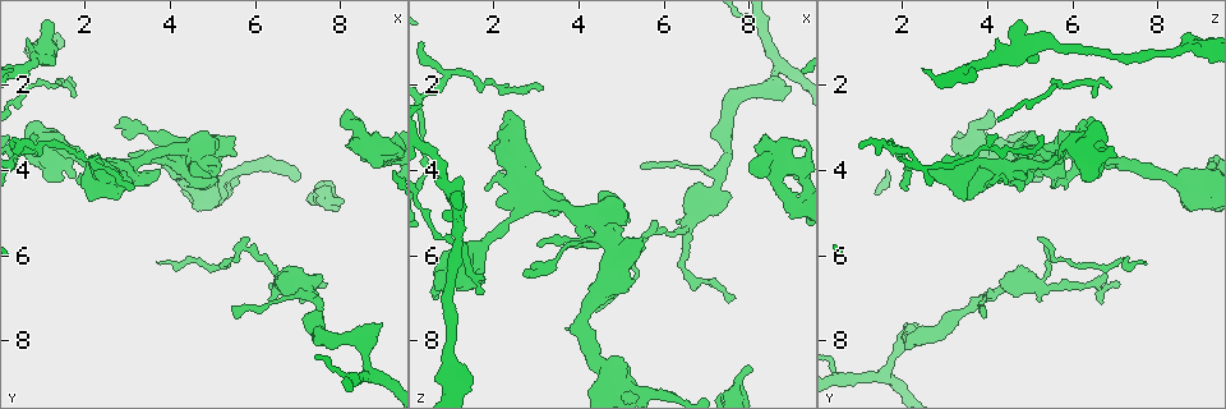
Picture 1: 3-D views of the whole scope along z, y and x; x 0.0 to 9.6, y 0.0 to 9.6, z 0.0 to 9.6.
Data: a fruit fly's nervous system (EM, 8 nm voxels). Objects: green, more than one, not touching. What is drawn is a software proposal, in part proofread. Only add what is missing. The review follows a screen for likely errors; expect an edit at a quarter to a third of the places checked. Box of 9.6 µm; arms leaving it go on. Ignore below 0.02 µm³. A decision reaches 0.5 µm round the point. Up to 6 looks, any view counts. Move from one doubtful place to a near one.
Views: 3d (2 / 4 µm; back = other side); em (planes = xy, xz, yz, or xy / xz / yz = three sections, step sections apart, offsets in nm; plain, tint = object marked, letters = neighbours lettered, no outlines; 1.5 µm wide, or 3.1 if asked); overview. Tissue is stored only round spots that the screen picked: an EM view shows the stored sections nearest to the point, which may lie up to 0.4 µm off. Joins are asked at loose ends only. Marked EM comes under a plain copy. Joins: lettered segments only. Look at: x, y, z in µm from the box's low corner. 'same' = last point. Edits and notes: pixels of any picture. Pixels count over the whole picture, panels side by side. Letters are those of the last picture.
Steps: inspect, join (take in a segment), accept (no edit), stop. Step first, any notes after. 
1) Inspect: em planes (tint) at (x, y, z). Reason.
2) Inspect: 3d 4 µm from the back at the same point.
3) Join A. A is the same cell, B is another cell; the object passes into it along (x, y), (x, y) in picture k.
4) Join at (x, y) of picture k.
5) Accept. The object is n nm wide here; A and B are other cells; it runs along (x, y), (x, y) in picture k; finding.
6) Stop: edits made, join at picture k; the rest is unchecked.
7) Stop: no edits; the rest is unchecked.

Inspect: 3d 2 µm at (2.95, 4.55, 2.05). Thin end.

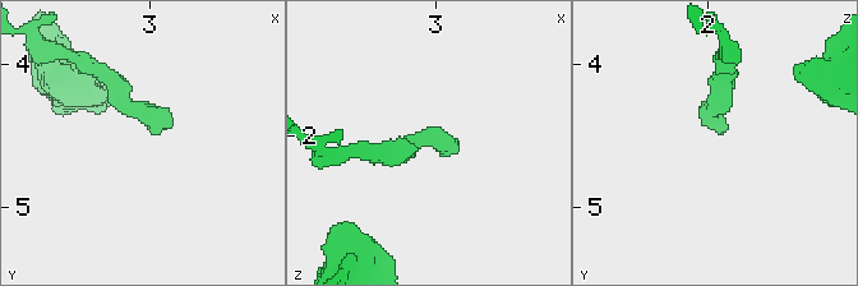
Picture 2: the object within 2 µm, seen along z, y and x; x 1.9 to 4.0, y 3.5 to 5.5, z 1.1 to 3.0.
Inspect: em xz step 4 (tint) at (2.98, 4.48, 2.10).

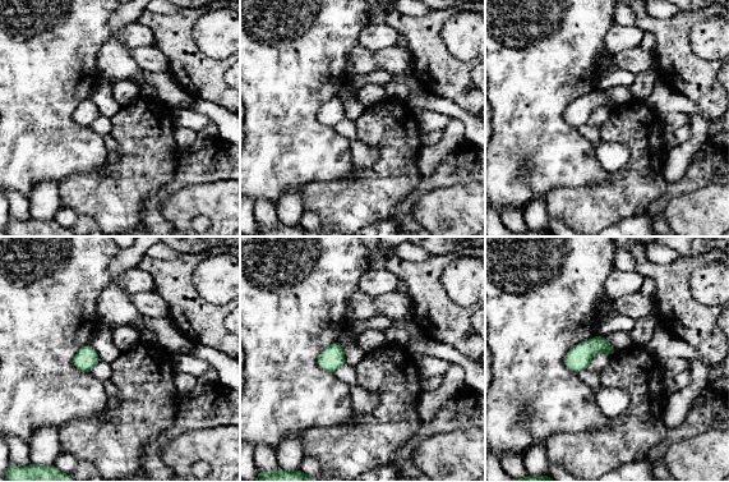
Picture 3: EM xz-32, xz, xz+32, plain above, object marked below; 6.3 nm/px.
Inspect: em planes (letters) at the same point.

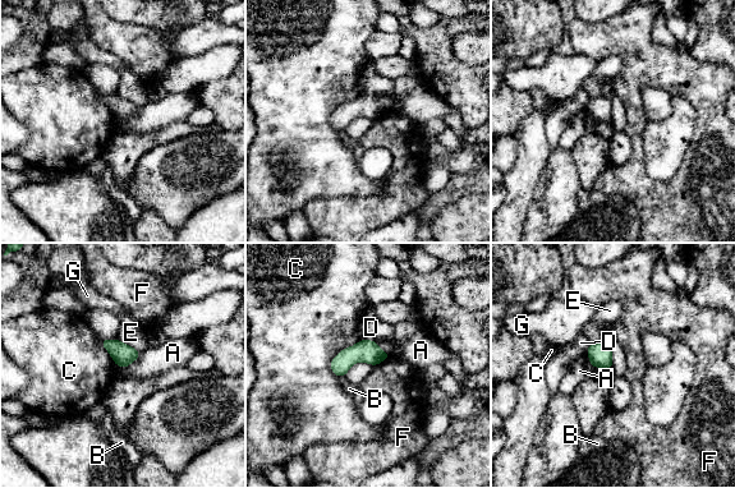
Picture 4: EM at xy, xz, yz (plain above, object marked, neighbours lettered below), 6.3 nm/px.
Accept. The longest contact is with C, 280 nm; A, B, C, D, E, F and G are other cells; a border runs along (391, 354), (373, 367) in picture 4; none of them fits.

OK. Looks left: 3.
Inspect: 3d 2 µm at (0.85, 3.15, 4.15).

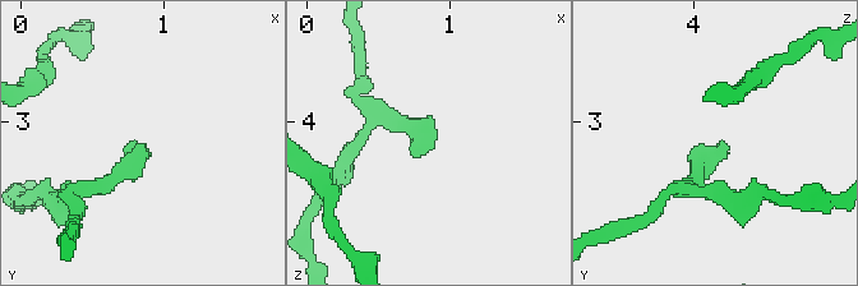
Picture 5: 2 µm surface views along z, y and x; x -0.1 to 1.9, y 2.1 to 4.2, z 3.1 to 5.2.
Inspect: em yz step 8 (letters) at (0.82, 3.14, 4.18). Need the tissue.

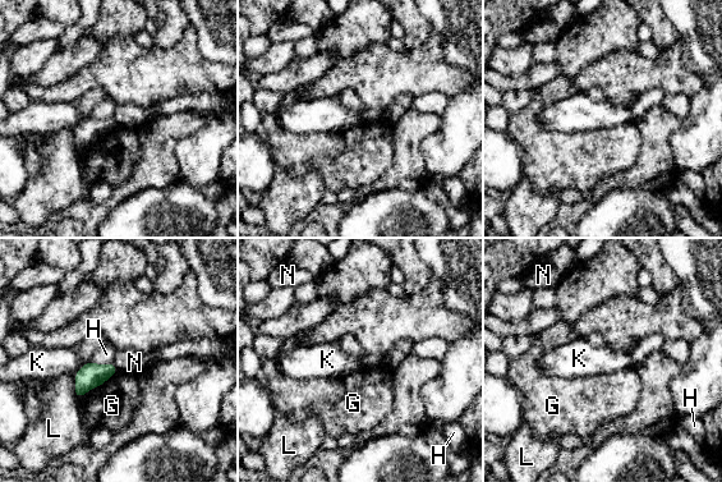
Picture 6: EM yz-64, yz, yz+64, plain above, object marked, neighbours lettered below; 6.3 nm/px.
Inspect: em planes (letters) at the same point.

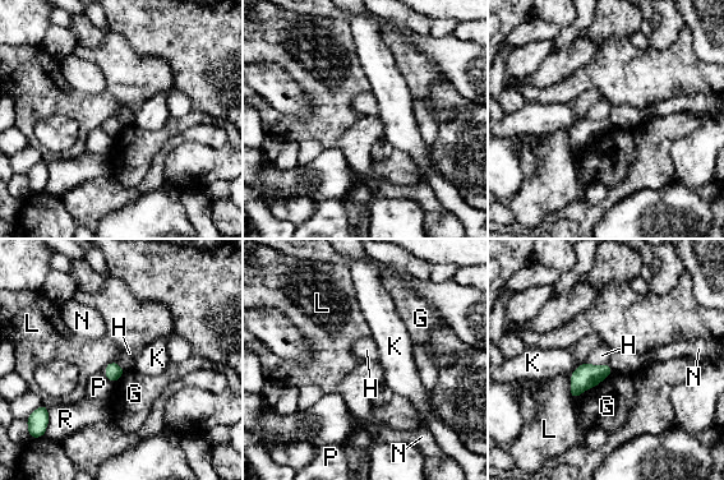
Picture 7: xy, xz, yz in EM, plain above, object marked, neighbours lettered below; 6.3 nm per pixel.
Accept. The object is 100 nm wide here; G, H, K, L, N, P and R are other cells; a border runs along (586, 361), (590, 364), (608, 364) in picture 7; no lettered segment goes on from it.

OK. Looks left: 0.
Stop: no edits; the rest is unchecked.

